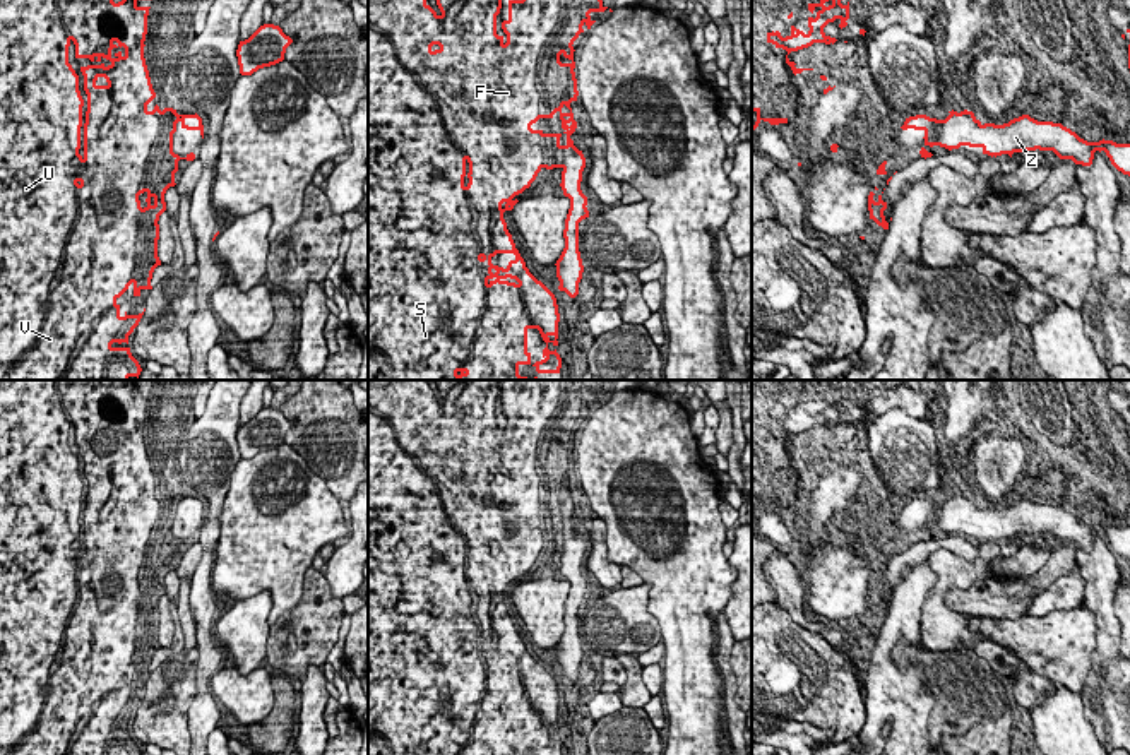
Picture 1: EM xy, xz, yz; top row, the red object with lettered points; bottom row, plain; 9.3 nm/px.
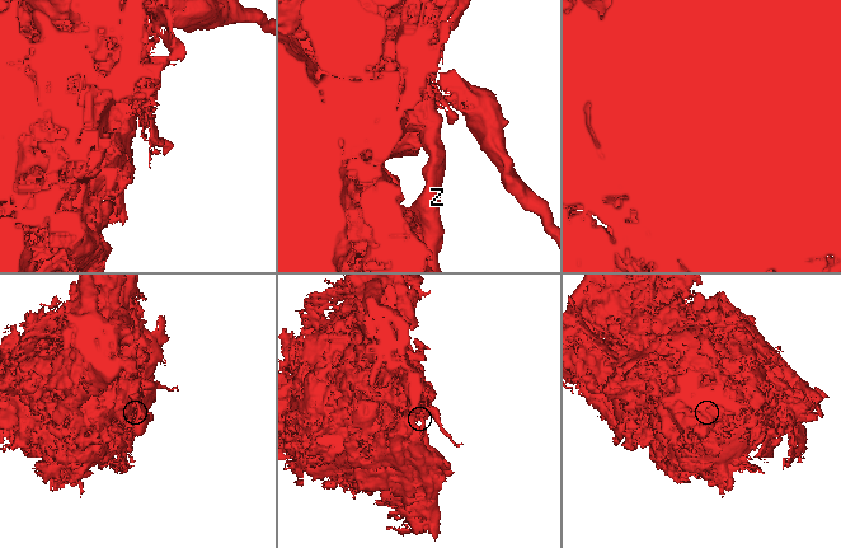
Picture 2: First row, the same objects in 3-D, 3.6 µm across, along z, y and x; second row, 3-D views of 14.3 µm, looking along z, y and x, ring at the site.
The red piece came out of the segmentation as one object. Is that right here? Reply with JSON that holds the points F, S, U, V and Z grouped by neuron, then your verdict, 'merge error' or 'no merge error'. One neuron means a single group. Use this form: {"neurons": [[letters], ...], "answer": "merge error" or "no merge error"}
{"neurons": [["F", "S", "U", "V"], ["Z"]], "answer": "merge error"}

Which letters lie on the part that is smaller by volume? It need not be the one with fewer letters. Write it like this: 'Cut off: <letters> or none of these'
Cut off: Z

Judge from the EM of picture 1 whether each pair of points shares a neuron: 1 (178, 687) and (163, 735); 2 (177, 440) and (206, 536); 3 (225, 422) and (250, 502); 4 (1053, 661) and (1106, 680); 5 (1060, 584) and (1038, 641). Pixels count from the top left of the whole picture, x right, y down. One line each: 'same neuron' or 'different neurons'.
1: same neuron
2: same neuron
3: different neurons
4: different neurons
5: different neurons

